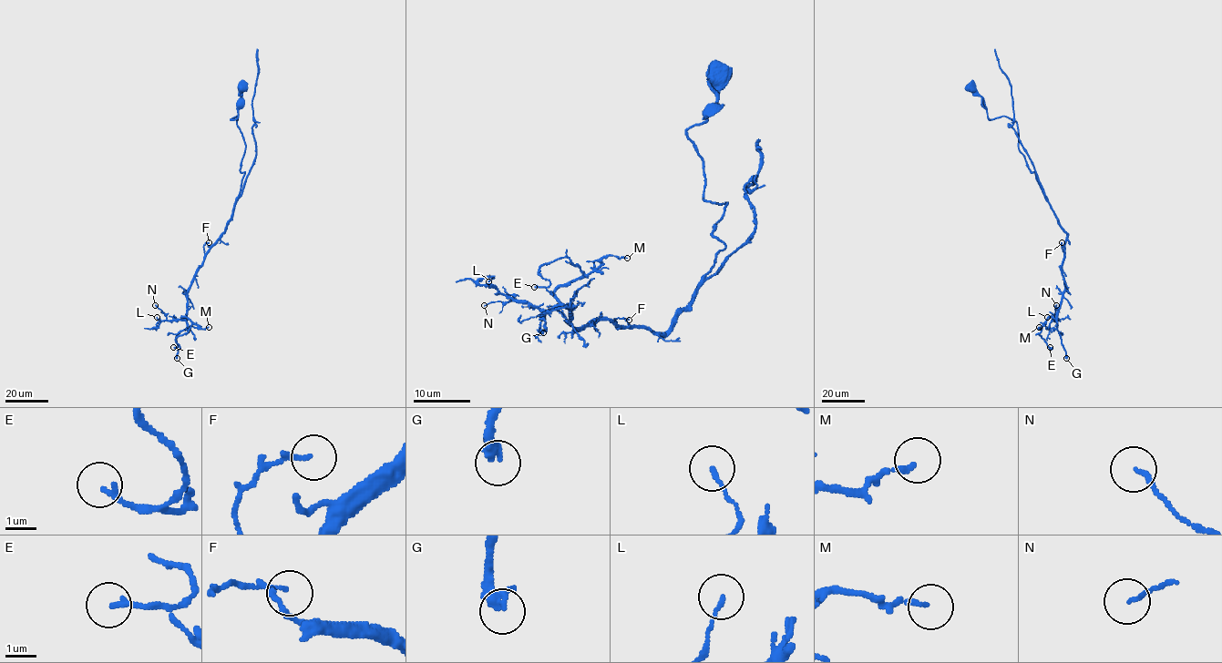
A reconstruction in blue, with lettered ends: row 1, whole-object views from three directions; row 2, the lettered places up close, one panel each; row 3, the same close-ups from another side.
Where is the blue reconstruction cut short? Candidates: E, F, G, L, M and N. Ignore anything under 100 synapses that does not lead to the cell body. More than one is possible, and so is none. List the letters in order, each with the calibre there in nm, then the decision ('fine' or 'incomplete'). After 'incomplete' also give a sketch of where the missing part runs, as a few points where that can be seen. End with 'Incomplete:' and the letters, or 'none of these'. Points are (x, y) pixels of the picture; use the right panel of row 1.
E: 170 nm thick; fine
F: 140 nm thick; fine
G: 300 nm thick; fine
L: 120 nm thick; fine
M: 140 nm thick; fine
N: 120 nm thick; fine
Incomplete: none of these

